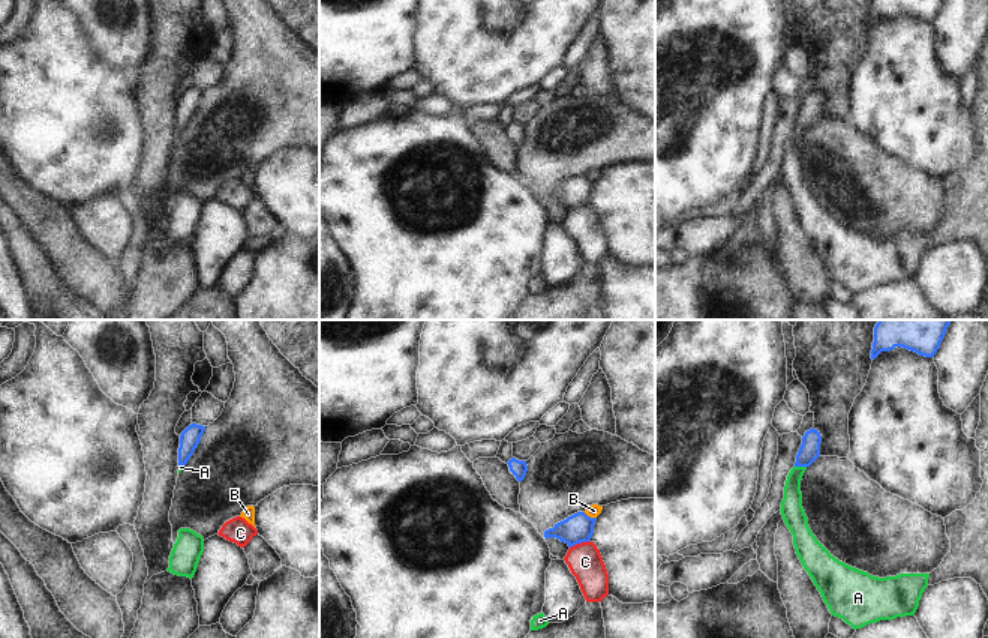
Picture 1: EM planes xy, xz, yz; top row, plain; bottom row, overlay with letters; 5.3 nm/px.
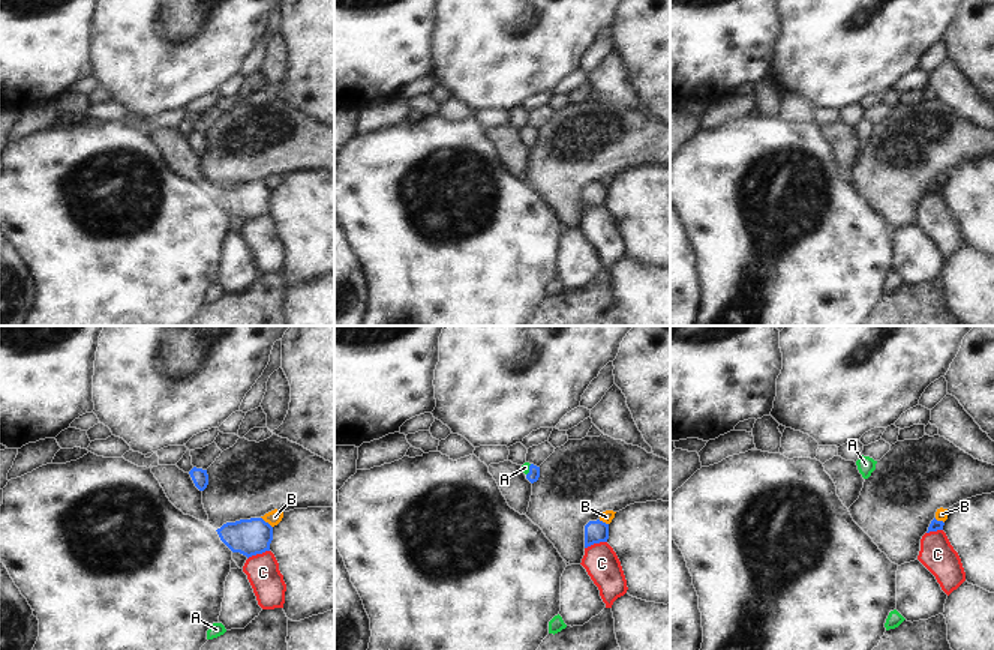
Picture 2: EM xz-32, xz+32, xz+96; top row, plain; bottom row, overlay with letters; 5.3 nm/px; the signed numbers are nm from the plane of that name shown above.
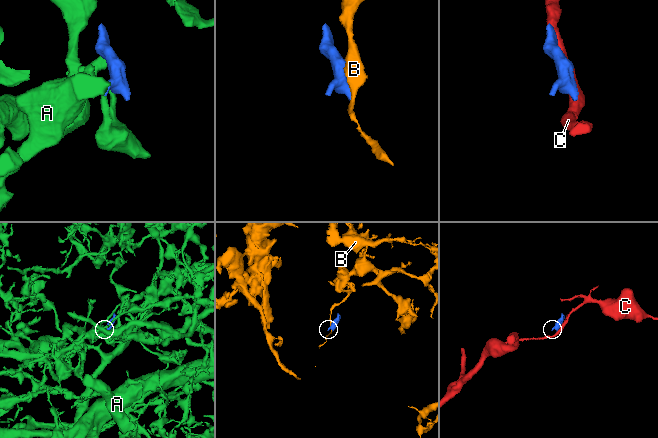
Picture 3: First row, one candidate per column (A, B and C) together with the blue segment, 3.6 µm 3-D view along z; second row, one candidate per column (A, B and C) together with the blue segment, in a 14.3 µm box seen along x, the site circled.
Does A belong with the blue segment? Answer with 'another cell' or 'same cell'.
same cell

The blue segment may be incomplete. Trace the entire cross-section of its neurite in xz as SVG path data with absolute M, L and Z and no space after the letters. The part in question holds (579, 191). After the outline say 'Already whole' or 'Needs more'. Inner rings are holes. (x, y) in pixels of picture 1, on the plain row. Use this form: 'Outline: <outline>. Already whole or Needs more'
Outline: M577 176L567 183L555 188L553 192L546 194L544 201L556 201L571 212L577 207L591 204L595 185L597 182L591 182L585 176Z. Already whole.

